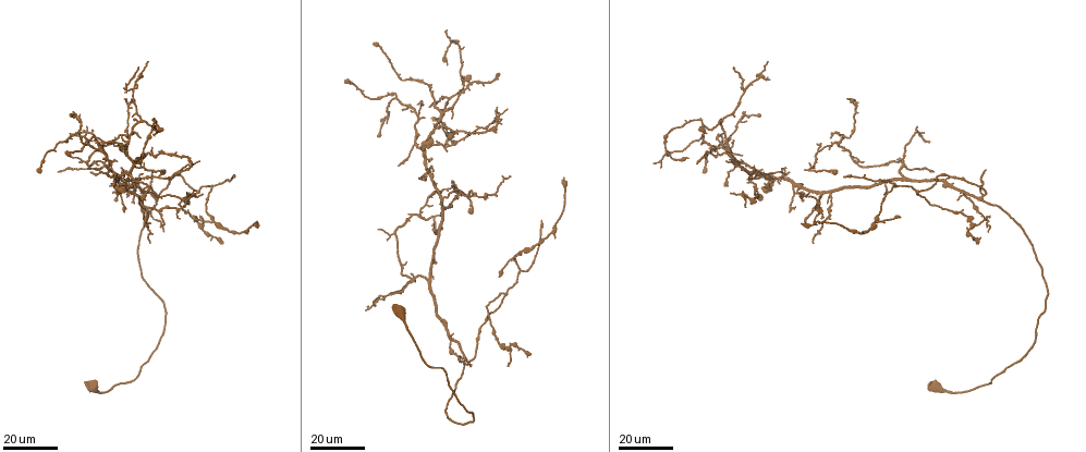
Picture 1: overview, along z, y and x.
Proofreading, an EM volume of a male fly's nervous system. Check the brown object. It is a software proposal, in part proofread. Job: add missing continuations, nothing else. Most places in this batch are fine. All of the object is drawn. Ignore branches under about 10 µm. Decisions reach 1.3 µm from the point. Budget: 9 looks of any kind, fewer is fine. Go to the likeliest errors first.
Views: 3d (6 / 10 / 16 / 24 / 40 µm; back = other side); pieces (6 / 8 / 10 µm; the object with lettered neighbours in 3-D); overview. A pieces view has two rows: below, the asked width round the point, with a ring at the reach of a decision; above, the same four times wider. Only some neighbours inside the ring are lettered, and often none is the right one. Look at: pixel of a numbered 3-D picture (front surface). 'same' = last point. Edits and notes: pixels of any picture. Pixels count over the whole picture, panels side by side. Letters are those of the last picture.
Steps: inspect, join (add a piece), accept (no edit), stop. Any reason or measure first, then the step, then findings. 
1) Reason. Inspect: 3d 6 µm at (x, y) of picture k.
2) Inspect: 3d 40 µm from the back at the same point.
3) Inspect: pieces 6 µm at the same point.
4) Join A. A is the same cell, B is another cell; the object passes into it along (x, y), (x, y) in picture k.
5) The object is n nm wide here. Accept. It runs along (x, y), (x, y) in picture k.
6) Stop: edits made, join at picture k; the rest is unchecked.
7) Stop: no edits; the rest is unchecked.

Branch stops here. Inspect: 3d 16 µm at (542, 222) of picture 1.

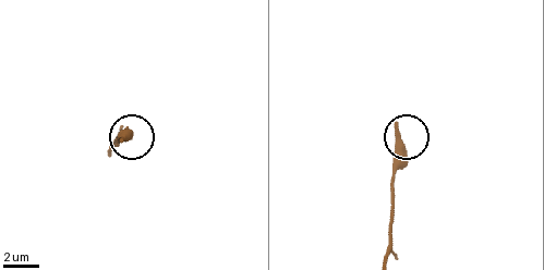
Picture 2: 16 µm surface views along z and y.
Inspect: pieces 10 µm at (397, 124) of picture 2.

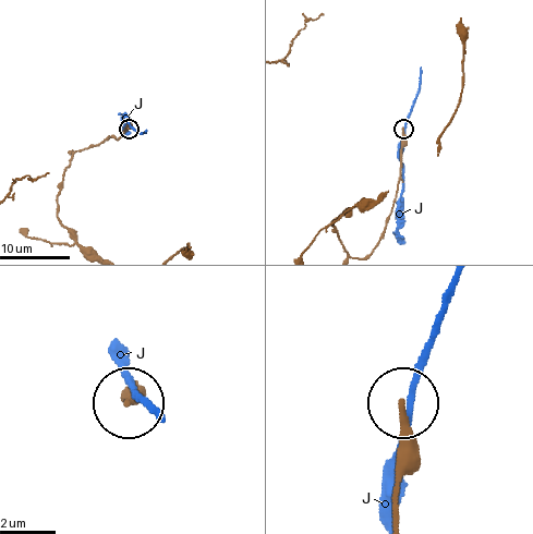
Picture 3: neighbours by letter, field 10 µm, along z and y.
Accept. J is another cell; it runs along (383, 232), (401, 177), (402, 130) in picture 3; none of them fits.

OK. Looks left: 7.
Inspect: 3d 24 µm at (121, 139) of picture 1.

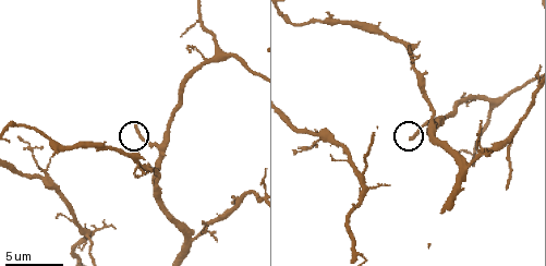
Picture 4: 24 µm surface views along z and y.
Inspect: pieces 8 µm at (134, 126) of picture 4.

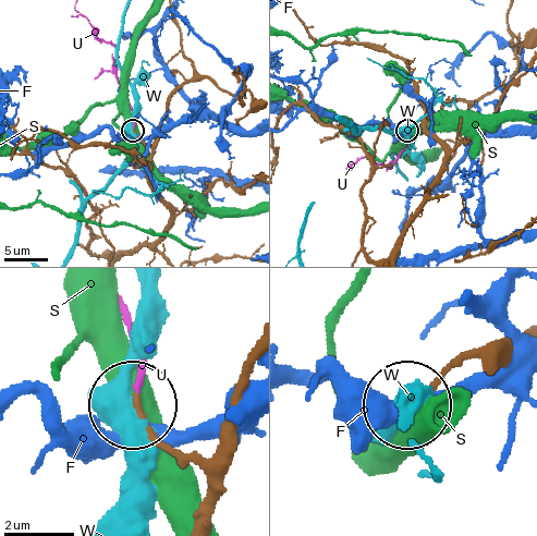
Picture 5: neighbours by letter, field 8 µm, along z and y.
Join U. U is the same cell, F, S and W are other cells; it goes on there.

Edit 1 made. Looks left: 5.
See it whole again. Inspect: overview.

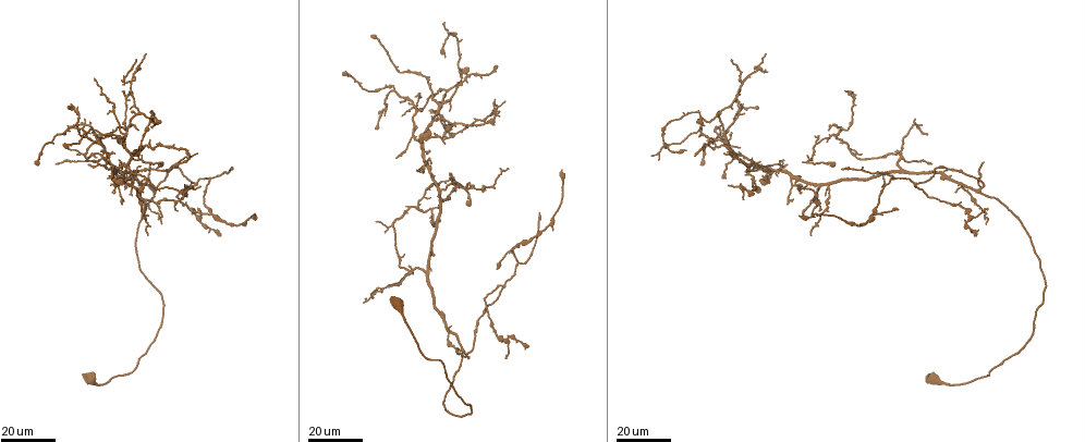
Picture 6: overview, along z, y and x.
Free end. Inspect: 3d 16 µm at (927, 134) of picture 6.

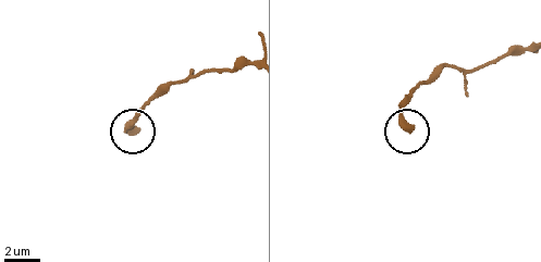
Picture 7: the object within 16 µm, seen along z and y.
Inspect: pieces 8 µm at (409, 127) of picture 7.

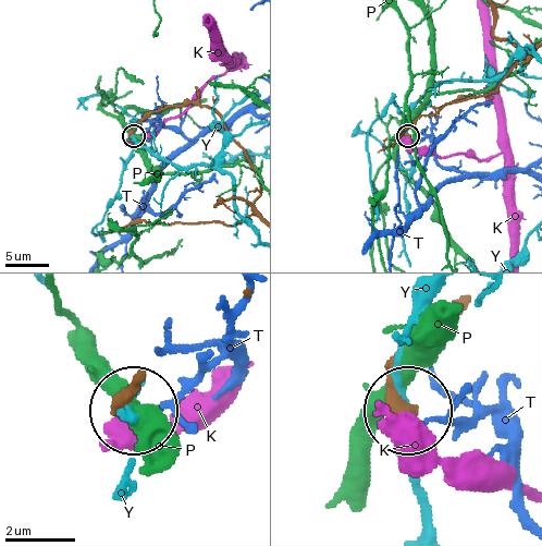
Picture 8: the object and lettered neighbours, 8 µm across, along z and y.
The object is 390 nm wide here. Accept. K, P, T and Y are other cells; none of them fits.

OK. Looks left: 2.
Thin end. Inspect: 3d 24 µm at (984, 161) of picture 6.

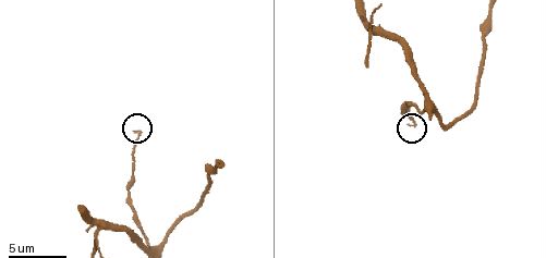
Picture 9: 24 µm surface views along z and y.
Inspect: pieces 8 µm at (132, 132) of picture 9.

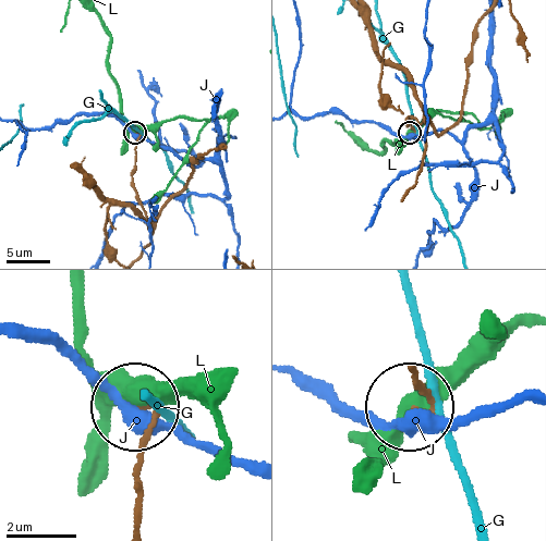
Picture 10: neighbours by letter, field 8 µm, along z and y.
Accept. G, J and L are other cells; it runs along (138, 519), (138, 450), (150, 422), (142, 405) in picture 10; no lettered piece goes on from it.

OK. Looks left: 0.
Stop: edits made, join at picture 5; the rest is unchecked.

